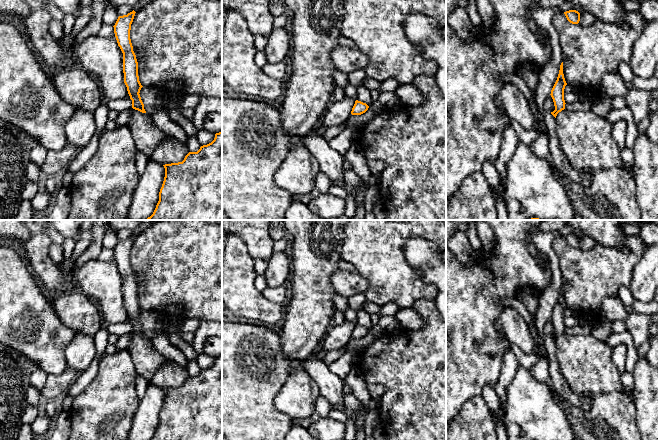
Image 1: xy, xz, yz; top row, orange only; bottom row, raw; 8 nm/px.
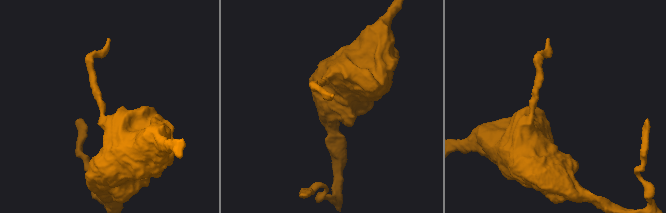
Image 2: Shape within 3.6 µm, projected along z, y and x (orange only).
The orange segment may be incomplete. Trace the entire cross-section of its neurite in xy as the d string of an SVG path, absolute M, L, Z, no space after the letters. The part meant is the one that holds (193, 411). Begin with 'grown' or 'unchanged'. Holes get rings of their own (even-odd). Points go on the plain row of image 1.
unchanged; M222 355L215 358L214 364L200 371L197 376L189 376L182 386L163 389L165 401L159 416L159 425L151 440L222 440Z

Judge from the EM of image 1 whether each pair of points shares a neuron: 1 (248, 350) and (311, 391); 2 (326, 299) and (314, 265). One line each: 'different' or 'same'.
1: different
2: same

